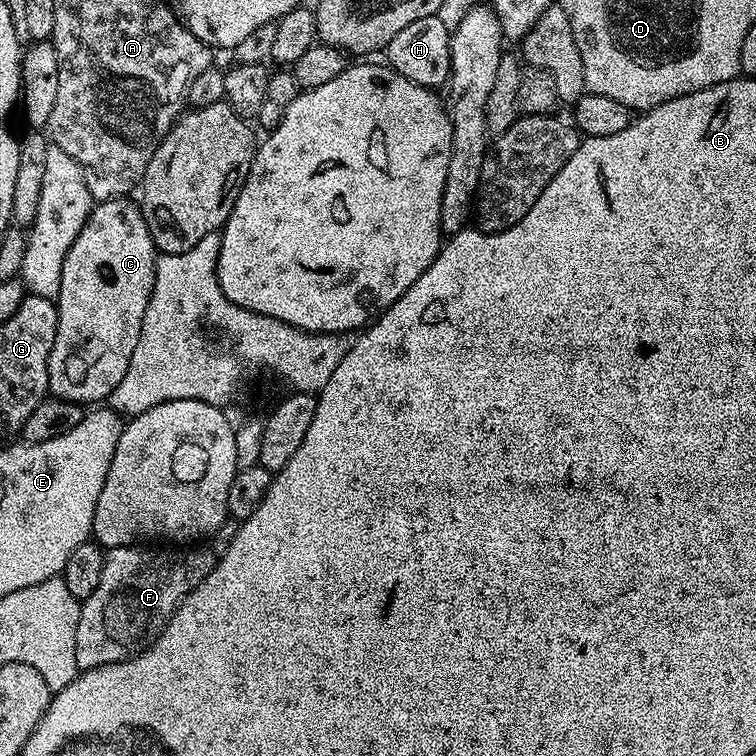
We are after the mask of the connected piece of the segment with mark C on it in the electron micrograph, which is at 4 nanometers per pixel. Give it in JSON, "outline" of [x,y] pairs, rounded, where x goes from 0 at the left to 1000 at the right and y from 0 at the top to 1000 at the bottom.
{"outline":[[[179,263],[134,265],[123,274],[116,290],[111,292],[103,315],[98,315],[98,325],[93,325],[93,331],[87,336],[87,347],[82,352],[82,378],[77,393],[77,437],[63,475],[63,516],[70,525],[95,529],[99,534],[116,537],[120,529],[142,530],[147,525],[148,517],[156,511],[156,505],[161,505],[161,495],[167,495],[167,484],[172,484],[177,458],[183,458],[183,442],[188,442],[188,421],[193,415],[193,405],[198,399],[198,389],[204,384],[208,337],[206,323],[198,315],[198,304],[188,288],[185,271]]]}

